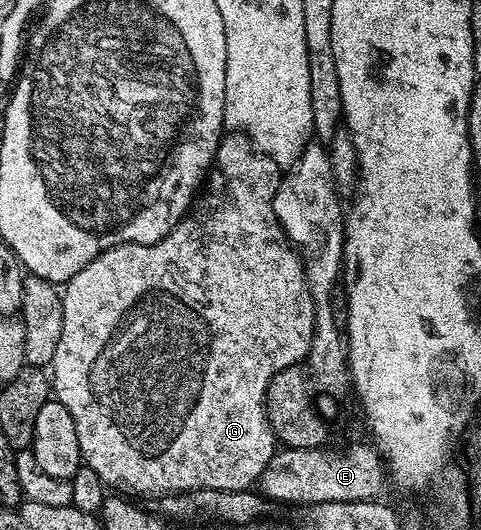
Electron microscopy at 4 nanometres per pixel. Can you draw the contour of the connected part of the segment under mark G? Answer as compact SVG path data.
M225 134L206 175L206 187L212 191L205 190L193 202L188 214L169 235L157 243L123 243L106 249L63 284L62 337L58 337L58 349L54 349L50 364L51 390L59 403L70 409L70 417L74 417L83 466L94 469L105 488L117 487L120 490L117 492L129 496L151 497L191 493L198 489L247 491L259 484L262 469L266 469L270 457L276 455L278 440L268 420L268 406L264 404L268 386L274 373L307 360L314 333L314 301L306 285L300 253L289 245L288 237L274 213L274 193L281 178L282 168L270 157L260 154L244 134Z

